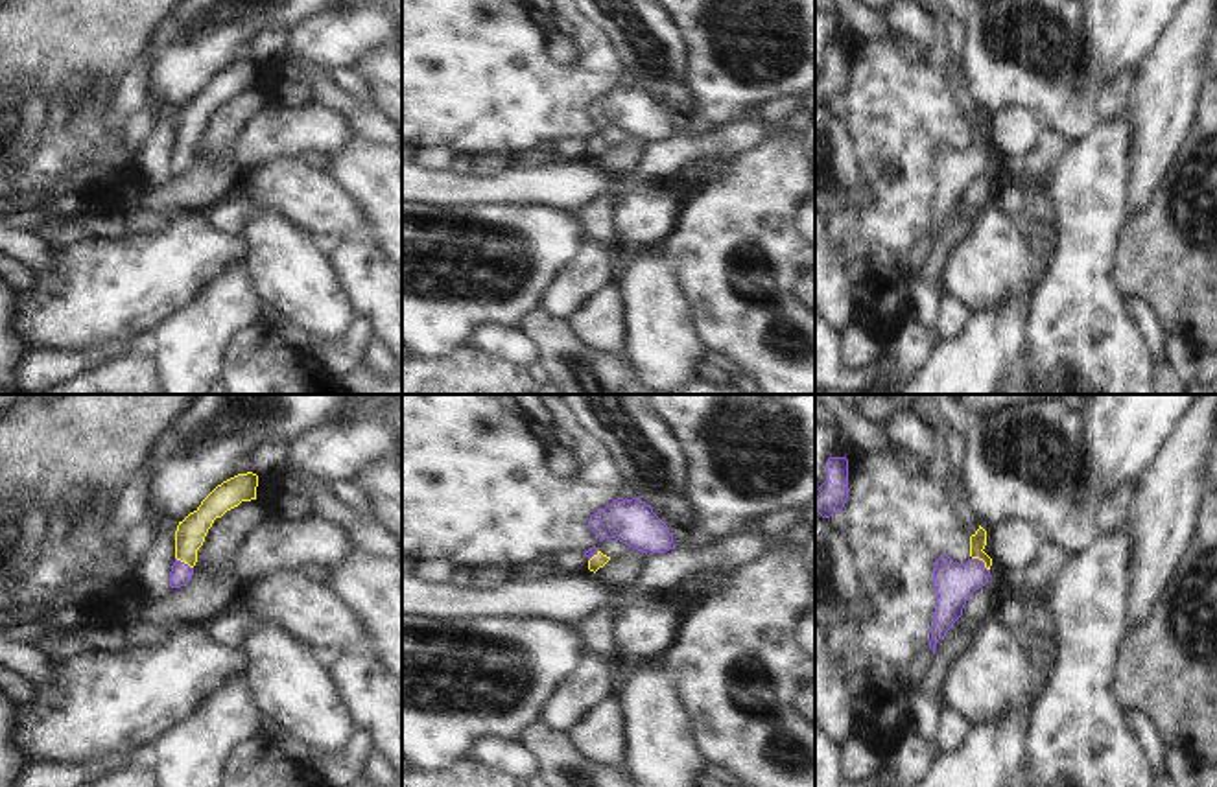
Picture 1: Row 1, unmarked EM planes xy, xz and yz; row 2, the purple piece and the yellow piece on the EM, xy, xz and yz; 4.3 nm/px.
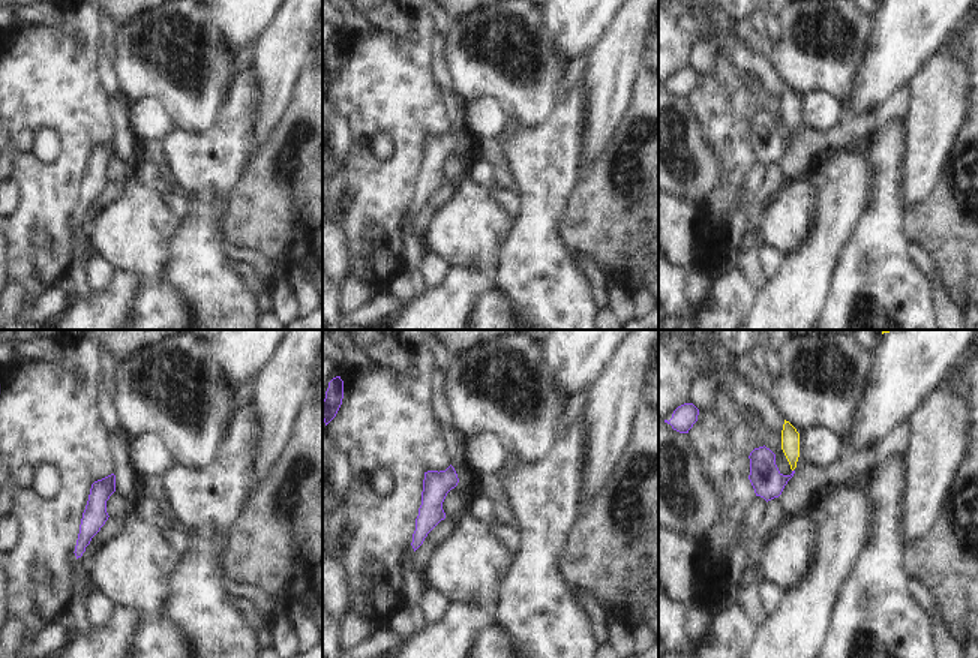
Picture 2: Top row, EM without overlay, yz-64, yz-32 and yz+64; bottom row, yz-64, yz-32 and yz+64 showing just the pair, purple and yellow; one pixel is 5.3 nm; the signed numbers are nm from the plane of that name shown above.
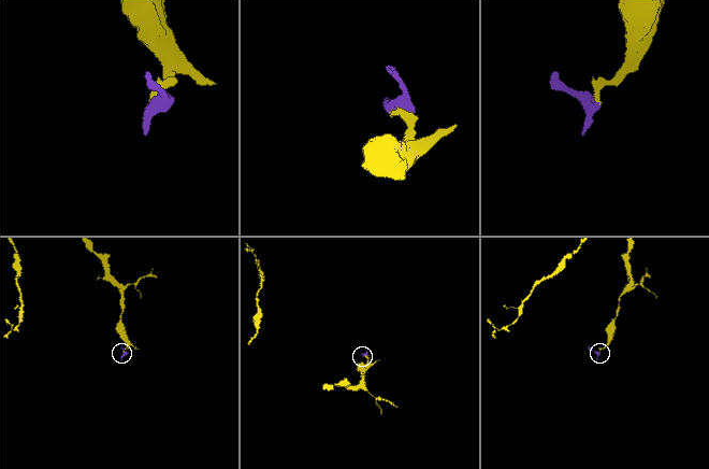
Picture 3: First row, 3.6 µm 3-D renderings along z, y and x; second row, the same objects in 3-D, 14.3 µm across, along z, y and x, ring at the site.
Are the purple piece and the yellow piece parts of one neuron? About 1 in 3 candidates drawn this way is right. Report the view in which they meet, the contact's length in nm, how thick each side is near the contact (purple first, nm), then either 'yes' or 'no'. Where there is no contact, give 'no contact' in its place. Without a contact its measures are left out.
meets purple in yz; contact 100 nm long; 180 nm thick on the purple side, 70 nm on the other; yes

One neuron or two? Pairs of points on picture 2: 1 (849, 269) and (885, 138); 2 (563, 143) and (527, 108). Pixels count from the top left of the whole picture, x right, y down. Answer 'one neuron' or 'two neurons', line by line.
1: one neuron
2: two neurons

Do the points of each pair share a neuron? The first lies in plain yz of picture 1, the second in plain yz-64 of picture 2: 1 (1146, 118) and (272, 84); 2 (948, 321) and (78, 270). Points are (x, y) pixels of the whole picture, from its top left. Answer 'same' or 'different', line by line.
1: same
2: different

